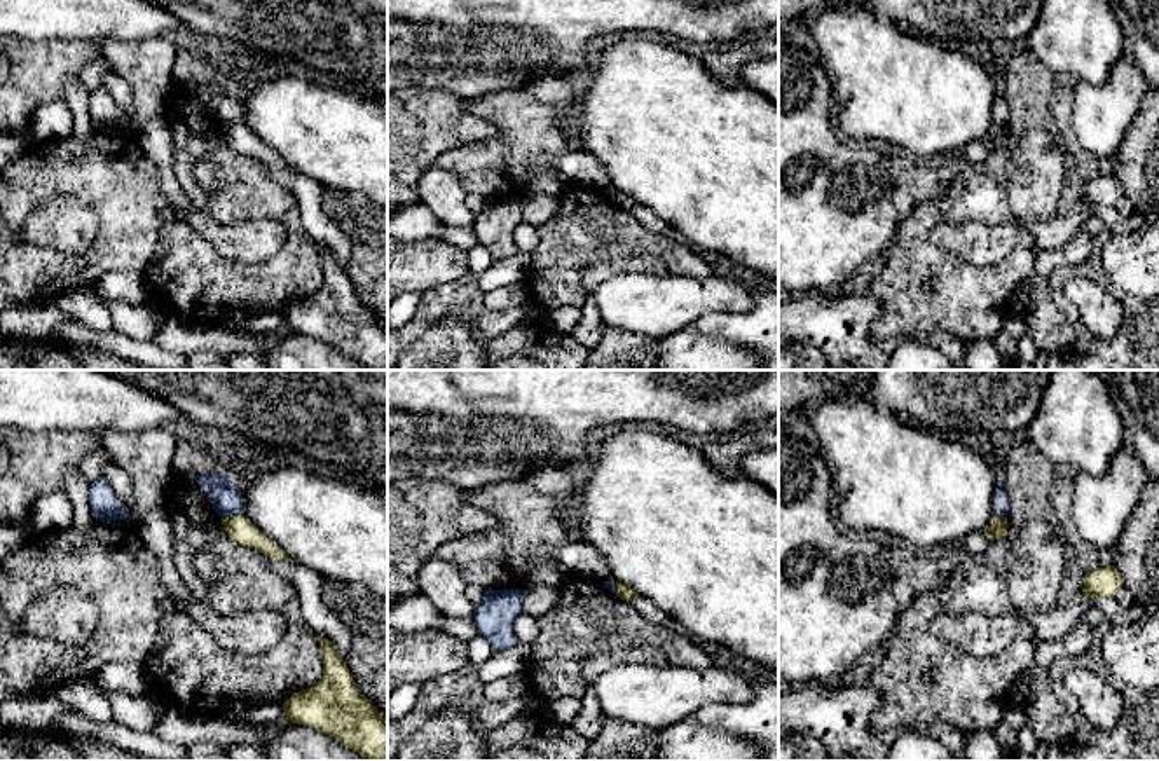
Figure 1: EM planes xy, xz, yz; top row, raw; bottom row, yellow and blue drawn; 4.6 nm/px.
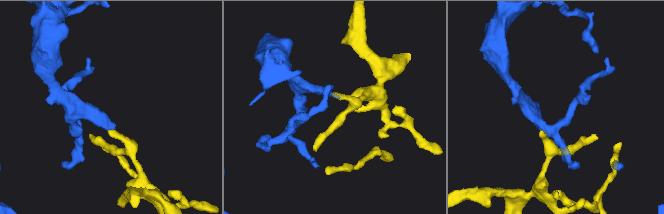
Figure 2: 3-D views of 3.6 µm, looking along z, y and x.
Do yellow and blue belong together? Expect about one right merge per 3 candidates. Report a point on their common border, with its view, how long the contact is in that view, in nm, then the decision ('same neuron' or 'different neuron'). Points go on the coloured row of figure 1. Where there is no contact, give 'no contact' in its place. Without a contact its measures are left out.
xy (231, 517) | 100 nm | different neuron

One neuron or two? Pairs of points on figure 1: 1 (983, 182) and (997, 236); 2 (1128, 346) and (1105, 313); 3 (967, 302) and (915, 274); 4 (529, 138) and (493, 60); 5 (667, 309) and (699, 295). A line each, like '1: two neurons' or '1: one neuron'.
1: two neurons
2: two neurons
3: one neuron
4: two neurons
5: one neuron

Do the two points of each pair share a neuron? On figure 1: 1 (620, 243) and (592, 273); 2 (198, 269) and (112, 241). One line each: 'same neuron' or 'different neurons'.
1: different neurons
2: different neurons

